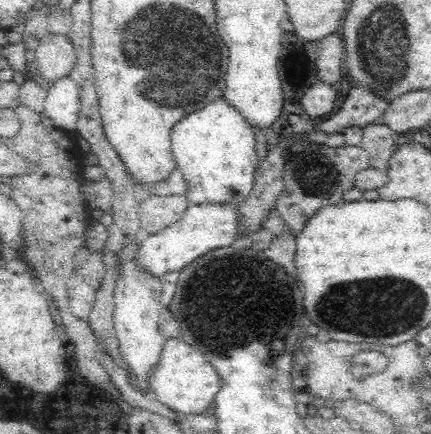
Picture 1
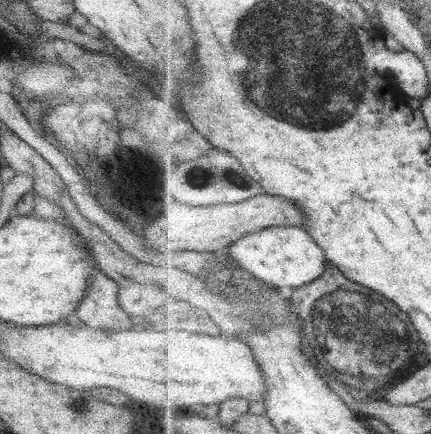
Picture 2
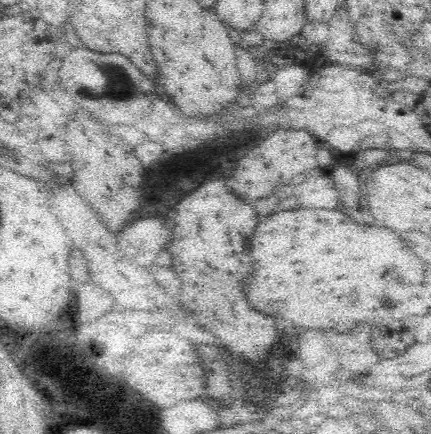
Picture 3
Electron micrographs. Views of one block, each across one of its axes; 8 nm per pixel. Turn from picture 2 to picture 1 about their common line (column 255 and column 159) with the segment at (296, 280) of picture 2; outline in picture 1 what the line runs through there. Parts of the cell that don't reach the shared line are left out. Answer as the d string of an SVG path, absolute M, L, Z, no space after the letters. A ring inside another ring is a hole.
M206 202L206 204L188 203L182 218L149 235L138 247L138 263L159 278L170 272L179 272L200 256L215 249L237 243L239 232L239 206L235 202Z

